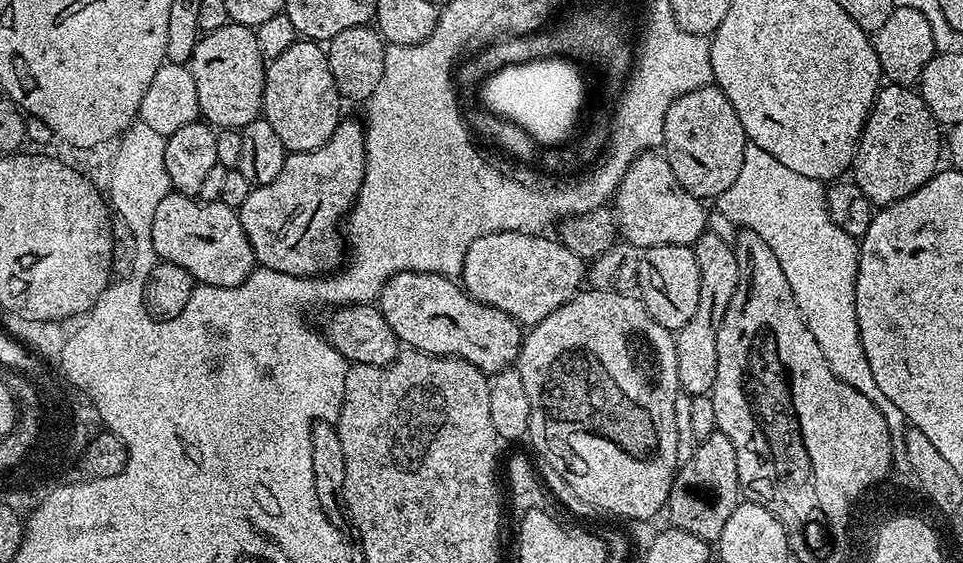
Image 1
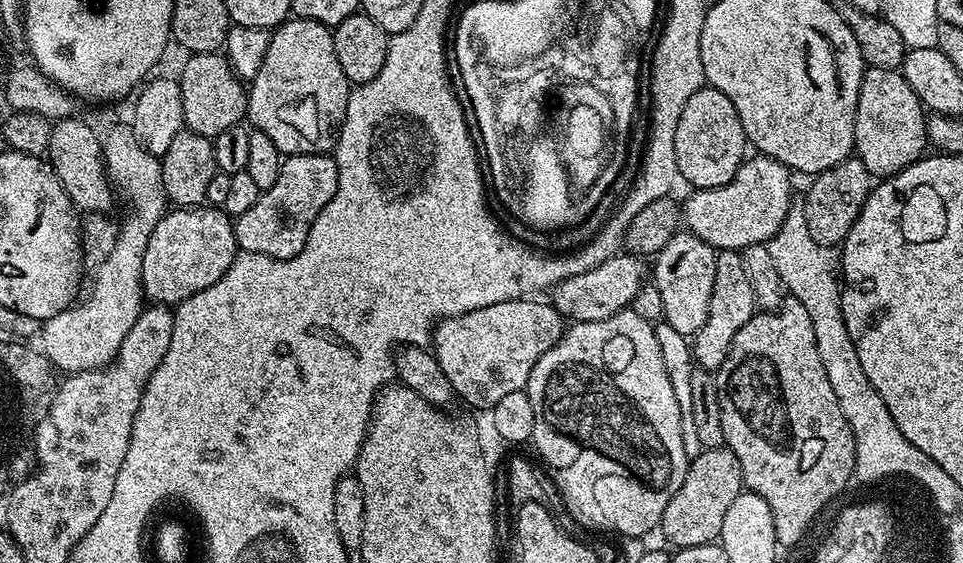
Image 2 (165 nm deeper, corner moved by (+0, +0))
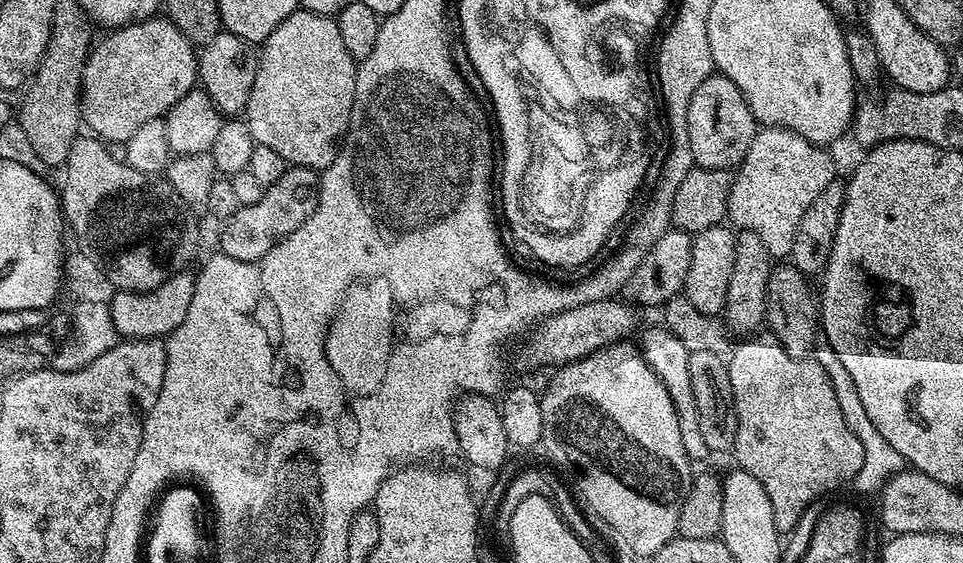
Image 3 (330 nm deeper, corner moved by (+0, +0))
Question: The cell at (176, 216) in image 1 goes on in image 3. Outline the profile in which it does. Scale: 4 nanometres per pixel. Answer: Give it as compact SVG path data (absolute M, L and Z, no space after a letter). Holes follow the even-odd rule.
M188 270L175 272L170 279L162 282L152 292L115 292L111 303L108 305L108 309L116 327L117 337L130 340L158 340L171 336L174 329L182 326L186 314L192 309L193 303L198 296L197 277L195 275L192 277L190 273L191 271Z

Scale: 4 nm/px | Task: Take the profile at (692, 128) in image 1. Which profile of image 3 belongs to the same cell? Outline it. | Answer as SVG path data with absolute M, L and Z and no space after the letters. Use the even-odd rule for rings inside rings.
M713 74L694 90L690 106L686 110L686 134L690 142L692 164L698 168L735 169L744 161L750 142L756 137L758 125L746 98L730 78Z

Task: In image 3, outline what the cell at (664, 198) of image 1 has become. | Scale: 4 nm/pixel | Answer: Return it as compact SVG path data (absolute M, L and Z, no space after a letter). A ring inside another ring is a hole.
M761 127L750 142L744 161L735 169L727 219L733 220L737 229L758 234L773 258L791 257L802 214L837 179L836 164L828 152L831 151L827 147L789 128Z

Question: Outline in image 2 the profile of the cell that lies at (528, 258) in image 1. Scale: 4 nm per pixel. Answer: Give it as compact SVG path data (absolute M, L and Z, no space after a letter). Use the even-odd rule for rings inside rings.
M618 254L586 274L566 278L550 292L550 303L557 308L561 316L572 322L602 322L614 314L625 311L632 299L646 283L646 264L635 254Z

